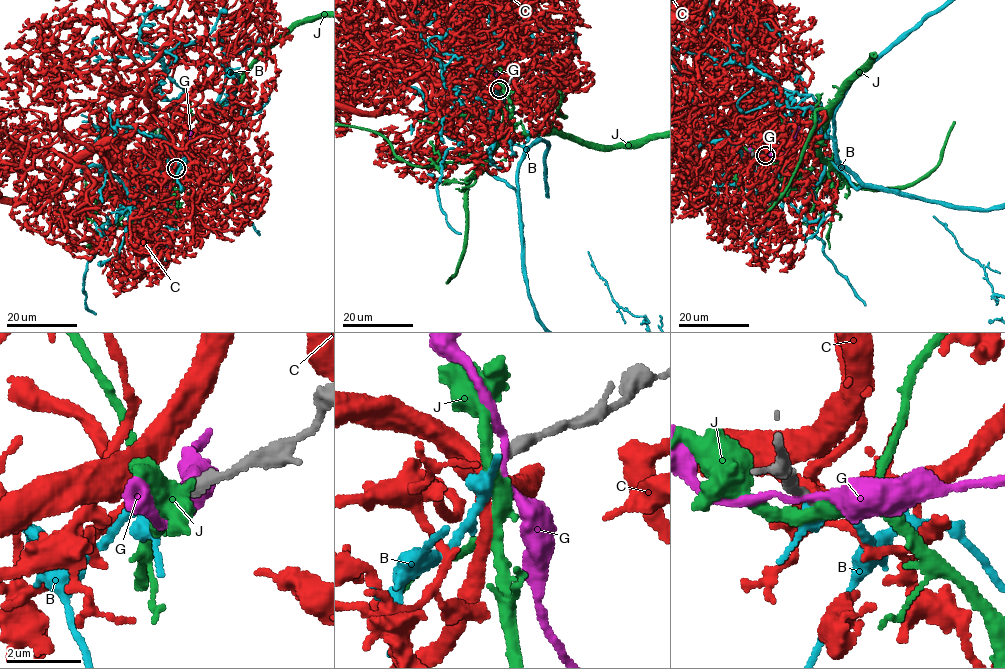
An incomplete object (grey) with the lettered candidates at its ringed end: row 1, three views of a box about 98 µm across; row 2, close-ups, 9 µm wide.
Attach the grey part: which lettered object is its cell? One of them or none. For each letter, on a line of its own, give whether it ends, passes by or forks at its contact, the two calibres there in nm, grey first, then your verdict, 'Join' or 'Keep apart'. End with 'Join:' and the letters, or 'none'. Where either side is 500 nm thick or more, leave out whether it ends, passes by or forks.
B: It passes by. Thickness 200 nm (grey) against 360 nm. Join
C: It passes by. Thickness 200 nm (grey) against 360 nm. Keep apart
G: It passes by. Thickness 320 nm (grey) against 180 nm. Keep apart
J: It passes by. Thickness 200 nm (grey) against 440 nm. Keep apart
Join: B

